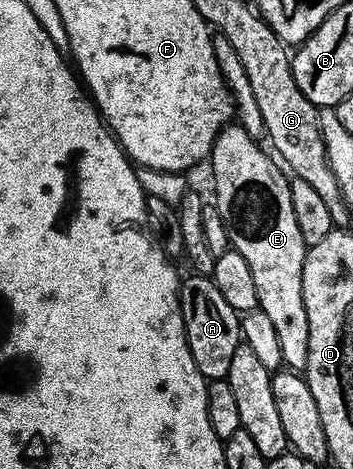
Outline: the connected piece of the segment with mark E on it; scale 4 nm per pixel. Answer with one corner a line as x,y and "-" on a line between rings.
237,123
228,124
218,132
208,158
210,173
214,176
212,201
218,206
231,246
240,251
240,255
244,255
248,268
252,271
258,295
258,309
268,315
272,327
276,327
283,366
290,371
302,371
308,363
308,311
304,311
302,294
302,272
308,246
300,233
300,226
296,223
296,214
292,209
291,178
284,172
283,166
265,148
262,150
258,145
261,144
255,137
248,135
248,131
244,131
244,127

